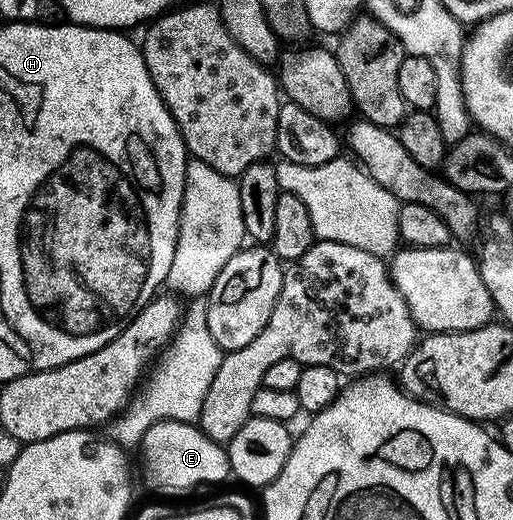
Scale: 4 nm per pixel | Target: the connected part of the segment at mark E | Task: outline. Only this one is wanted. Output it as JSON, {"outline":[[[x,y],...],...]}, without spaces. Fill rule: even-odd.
{"outline":[[[162,419],[149,425],[149,429],[145,429],[143,442],[137,448],[137,454],[143,458],[143,479],[151,491],[187,491],[190,487],[223,483],[232,478],[226,446],[210,439],[195,423]]]}

